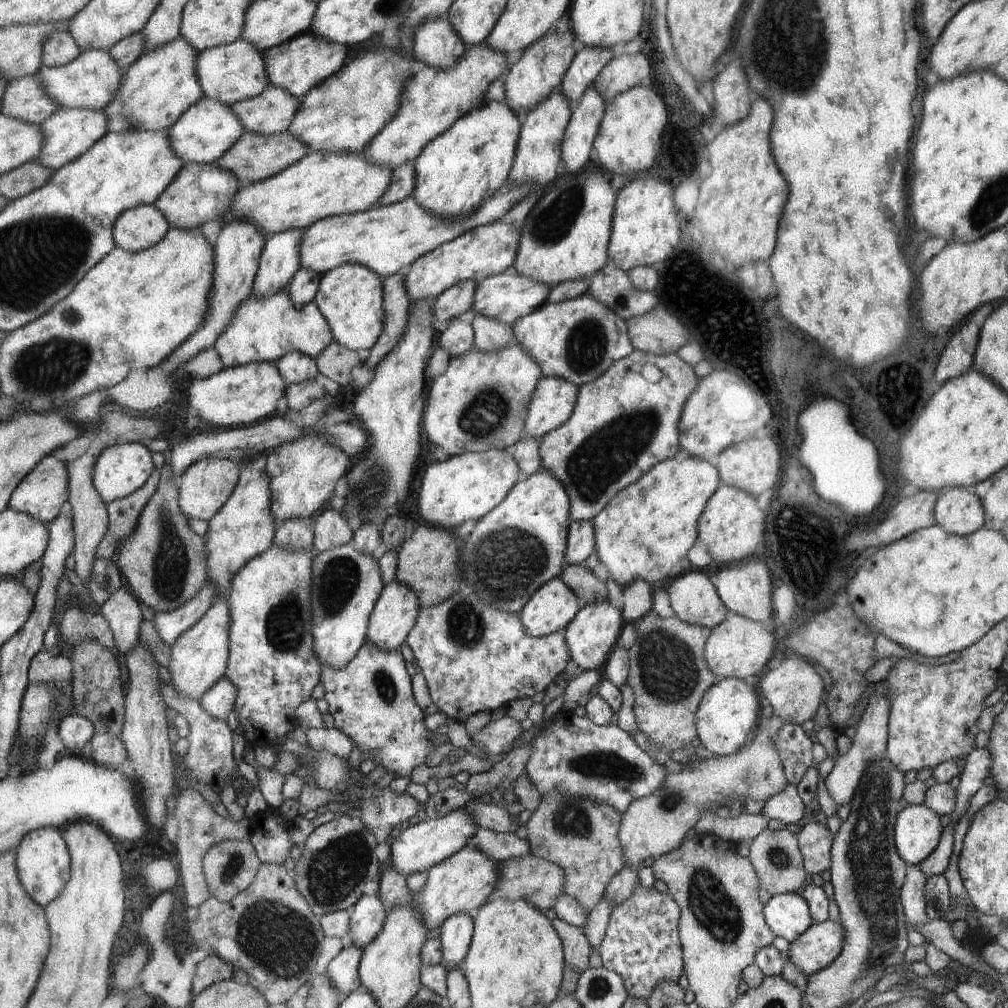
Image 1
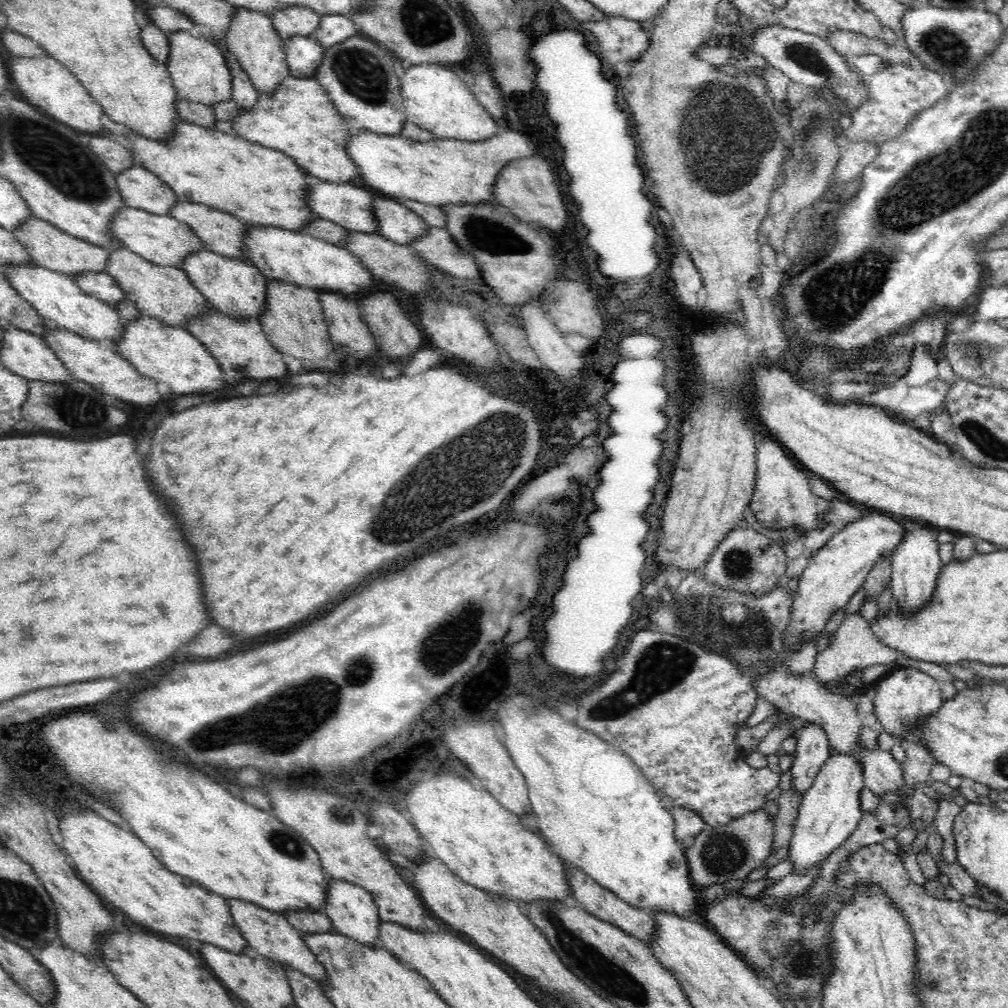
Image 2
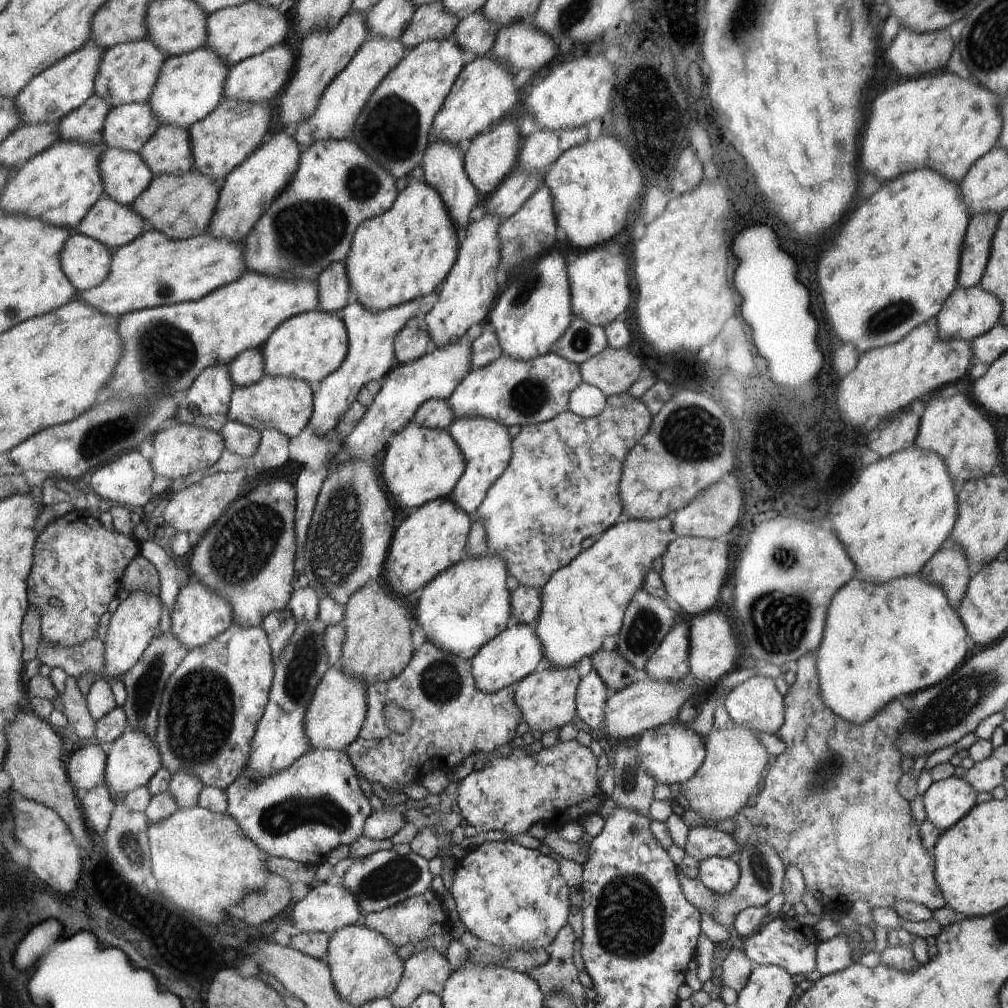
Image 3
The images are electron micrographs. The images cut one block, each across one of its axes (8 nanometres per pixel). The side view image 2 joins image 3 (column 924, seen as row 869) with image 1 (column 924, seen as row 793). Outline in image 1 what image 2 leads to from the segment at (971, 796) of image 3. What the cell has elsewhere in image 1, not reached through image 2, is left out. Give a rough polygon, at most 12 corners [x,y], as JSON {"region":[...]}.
{"region":[[925,803],[896,815],[896,850],[909,865],[942,838],[940,815]]}

